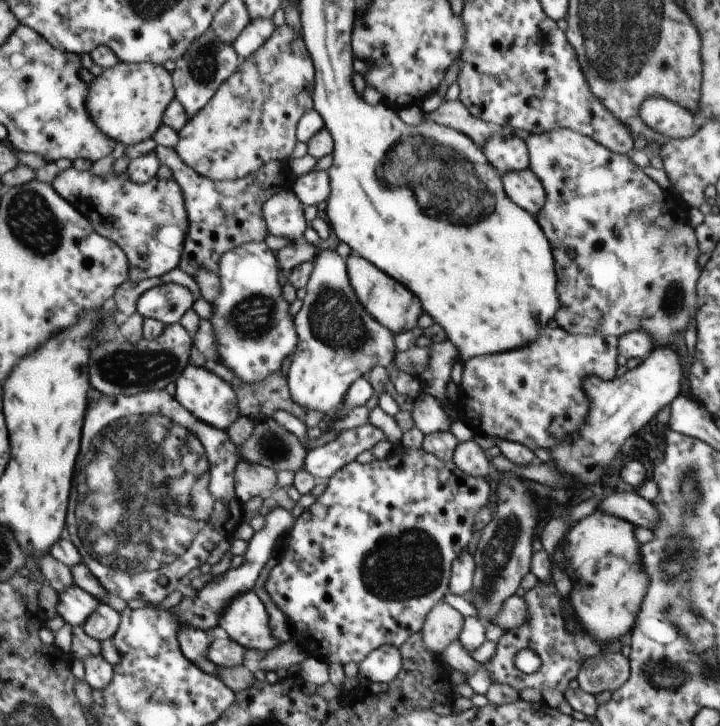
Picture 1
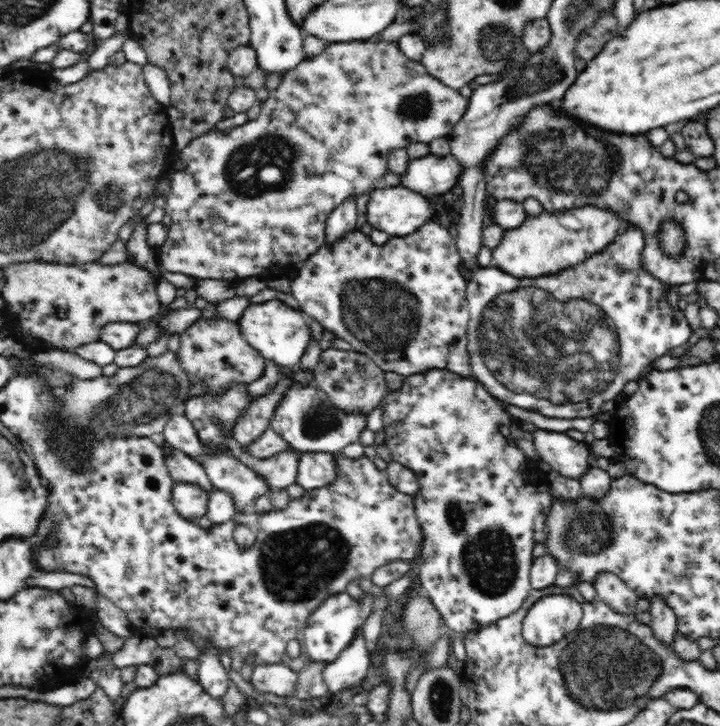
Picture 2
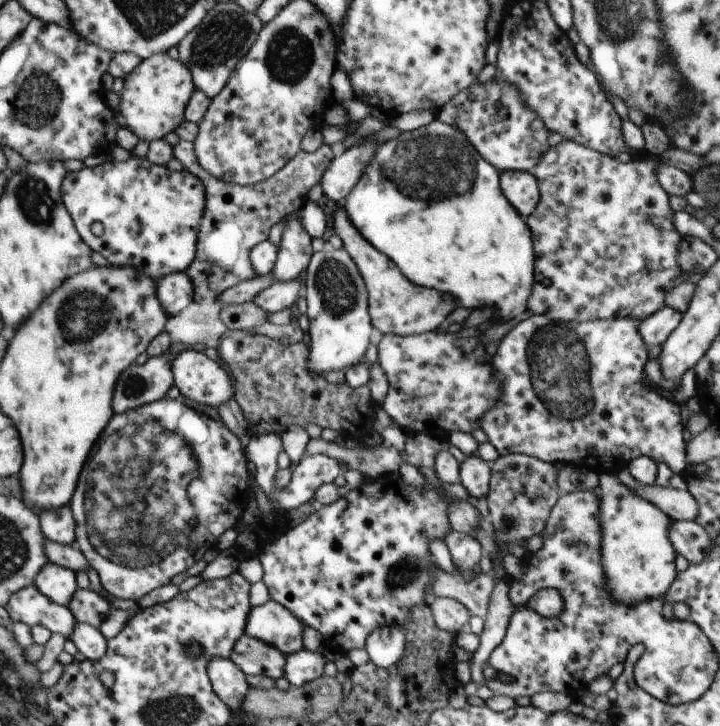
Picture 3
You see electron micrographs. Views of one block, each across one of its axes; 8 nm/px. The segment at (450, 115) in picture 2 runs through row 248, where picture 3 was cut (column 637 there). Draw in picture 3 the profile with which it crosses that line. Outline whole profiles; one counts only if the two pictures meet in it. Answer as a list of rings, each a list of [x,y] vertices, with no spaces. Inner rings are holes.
[[[566,140],[560,144],[551,146],[548,152],[545,152],[541,156],[536,166],[536,174],[534,174],[538,181],[540,200],[534,212],[525,218],[532,235],[536,262],[534,286],[532,286],[530,300],[527,302],[528,308],[534,314],[544,314],[550,320],[567,323],[572,321],[597,321],[598,319],[624,317],[637,318],[643,321],[664,306],[666,293],[674,287],[672,280],[682,273],[679,262],[677,261],[679,255],[678,247],[680,246],[679,243],[682,240],[682,236],[676,230],[673,223],[675,212],[670,207],[668,201],[670,195],[662,188],[657,177],[657,168],[661,162],[659,156],[647,154],[642,157],[634,157],[627,163],[622,163],[616,157],[602,154],[574,141]]]

